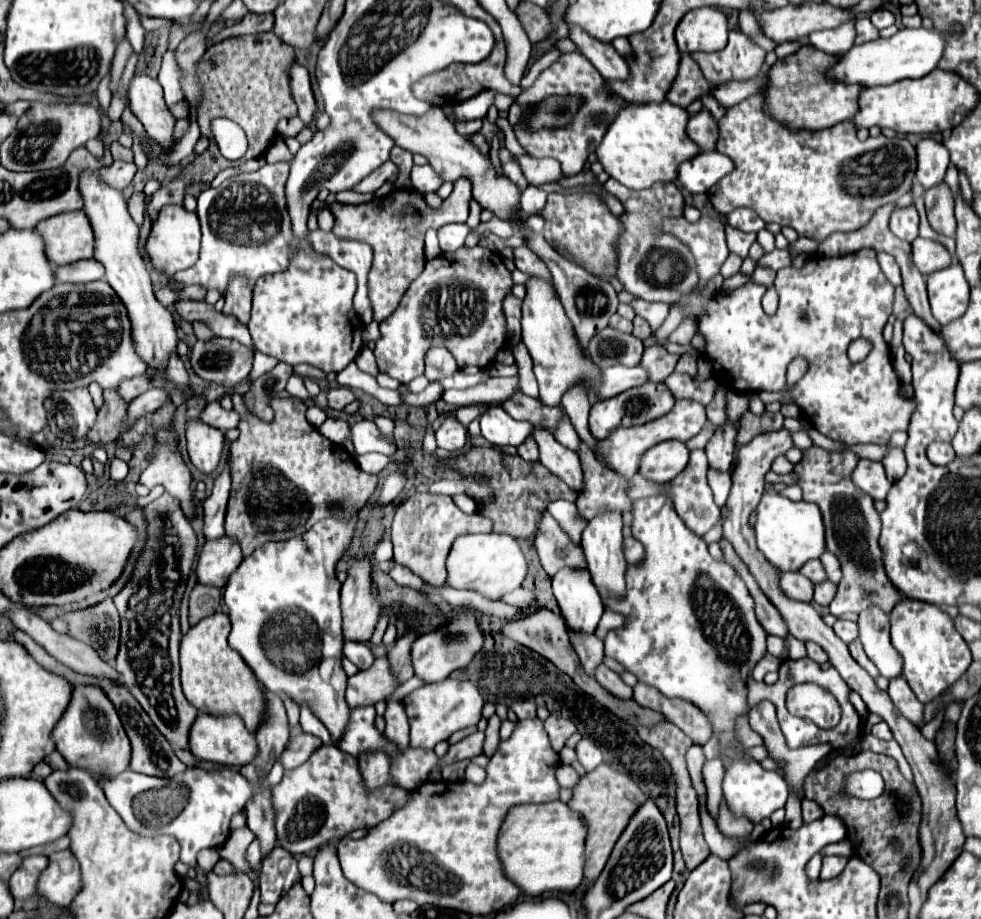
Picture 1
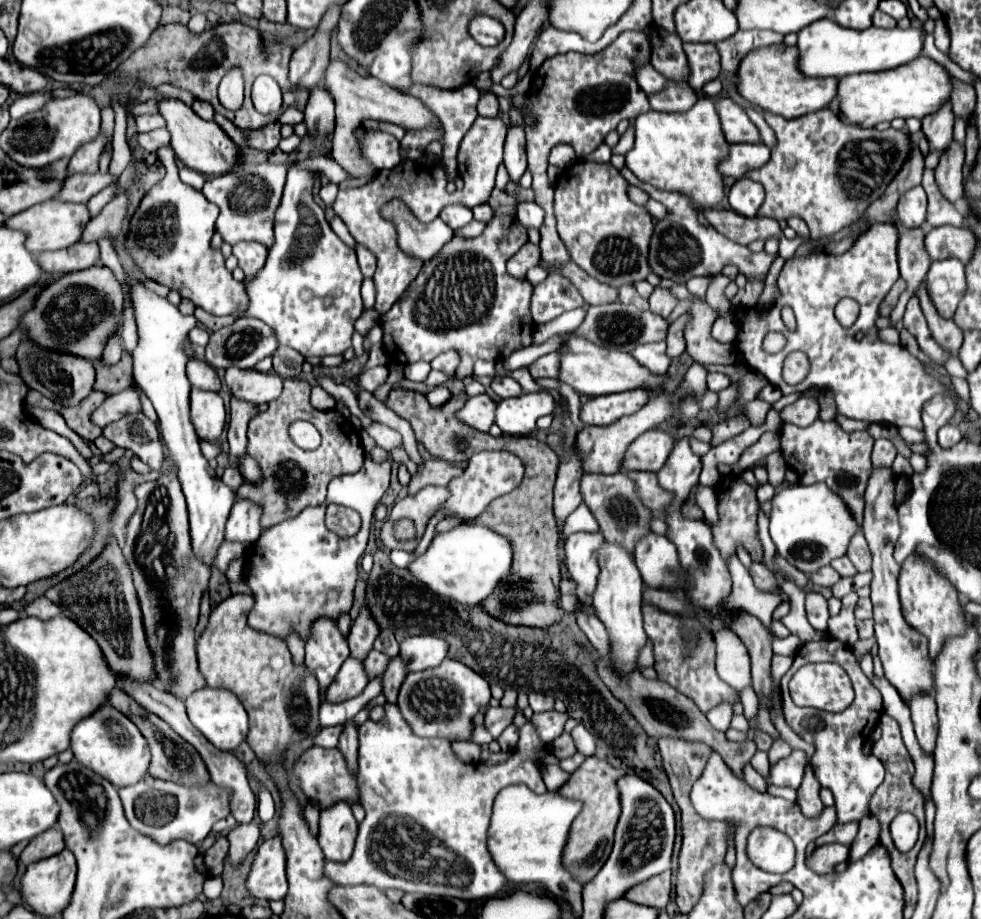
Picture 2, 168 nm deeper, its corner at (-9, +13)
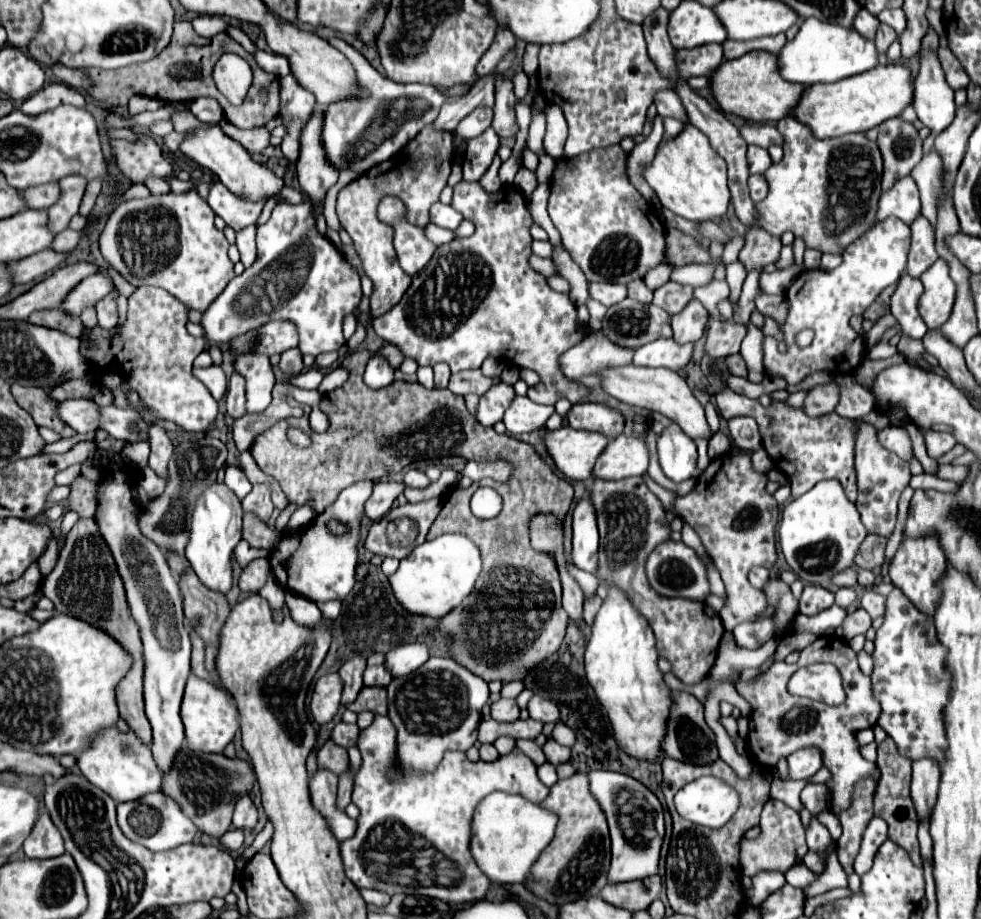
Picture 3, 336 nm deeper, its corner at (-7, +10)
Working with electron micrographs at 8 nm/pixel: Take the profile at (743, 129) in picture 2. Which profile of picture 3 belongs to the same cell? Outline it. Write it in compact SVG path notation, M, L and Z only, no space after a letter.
M738 123L738 131L748 145L758 145L764 149L770 145L782 145L782 135L768 123Z

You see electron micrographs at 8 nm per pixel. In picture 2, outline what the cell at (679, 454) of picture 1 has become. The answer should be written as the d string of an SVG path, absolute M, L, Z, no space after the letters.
M648 430L624 454L624 472L658 472L672 452L674 438L664 430Z

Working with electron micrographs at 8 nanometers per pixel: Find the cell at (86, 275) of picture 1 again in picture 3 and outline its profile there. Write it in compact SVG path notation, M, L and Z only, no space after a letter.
M46 249L46 251L34 253L34 255L26 257L26 259L10 263L10 269L14 273L16 283L30 283L36 277L42 277L42 275L48 275L50 271L54 271L60 263L66 261L68 255L70 253L58 253L58 251Z

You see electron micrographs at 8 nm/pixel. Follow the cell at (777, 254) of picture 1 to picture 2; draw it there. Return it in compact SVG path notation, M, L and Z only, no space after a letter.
M624 166L622 176L632 184L642 188L652 200L662 202L668 208L668 216L664 220L660 220L654 226L654 236L650 242L650 268L654 274L658 274L660 278L670 278L678 284L686 284L690 278L694 276L706 276L706 274L720 274L722 268L726 264L734 264L738 266L738 270L748 278L748 280L764 280L768 274L768 268L772 264L772 260L776 256L768 256L766 252L750 252L746 246L740 246L732 240L728 240L726 236L722 236L720 232L716 232L714 228L706 228L698 222L696 212L692 208L692 204L674 192L666 192L660 188L652 188L650 184L644 184L642 180L636 180L636 176L632 176L632 172L628 172L628 168Z

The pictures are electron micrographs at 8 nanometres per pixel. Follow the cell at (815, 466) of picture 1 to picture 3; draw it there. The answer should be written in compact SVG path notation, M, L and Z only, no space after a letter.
M730 389L716 395L716 407L720 417L724 419L741 415L756 419L762 435L762 445L768 451L770 459L774 461L776 469L788 477L792 485L792 497L804 495L806 491L812 489L812 485L816 485L826 477L836 477L842 483L846 497L852 503L856 503L854 443L856 443L858 429L852 419L844 419L836 413L810 419L802 409L792 409L780 401L772 401L772 405L766 409L760 405L758 399L748 399Z

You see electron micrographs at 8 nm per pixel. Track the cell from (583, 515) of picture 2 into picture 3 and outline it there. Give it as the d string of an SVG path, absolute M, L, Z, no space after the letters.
M570 561L566 563L566 567L568 567L568 571L570 571L570 575L578 581L578 585L582 587L582 591L584 591L584 595L588 597L588 595L594 595L596 593L596 587L598 587L598 579L594 577L594 575L590 575L590 573L584 573L582 569L578 569L578 567L574 567Z

